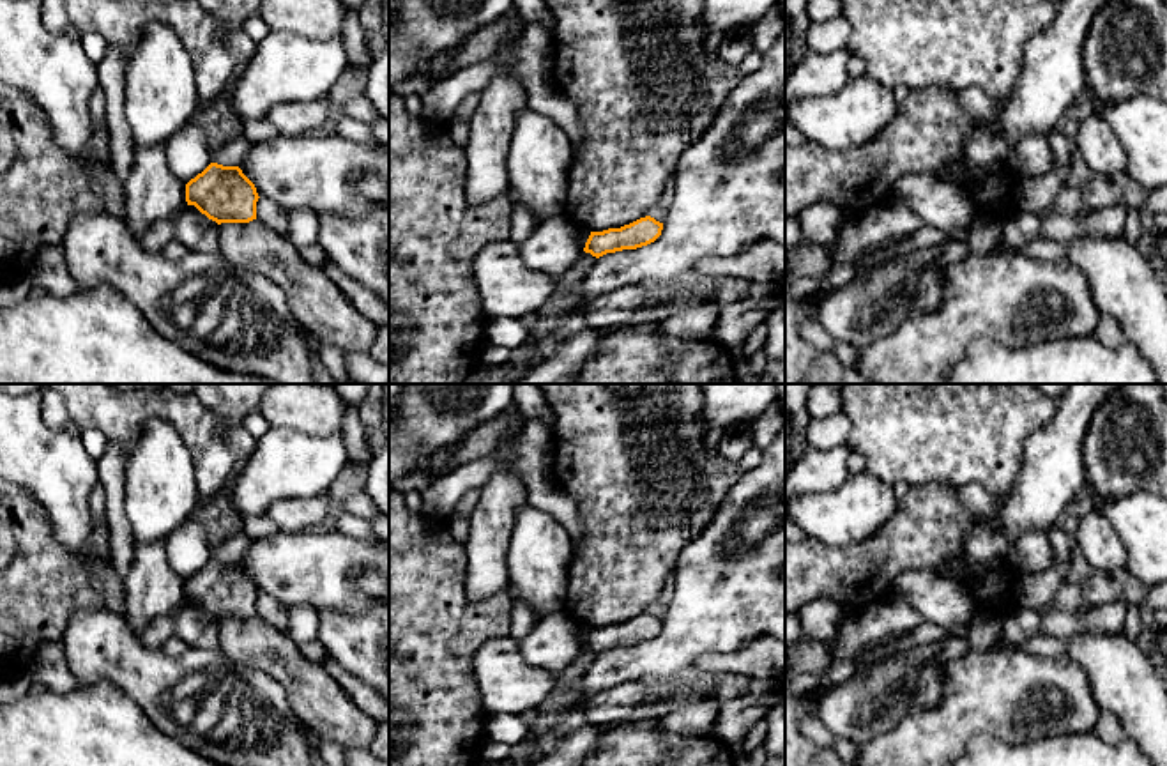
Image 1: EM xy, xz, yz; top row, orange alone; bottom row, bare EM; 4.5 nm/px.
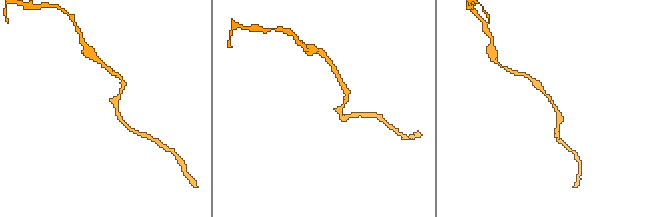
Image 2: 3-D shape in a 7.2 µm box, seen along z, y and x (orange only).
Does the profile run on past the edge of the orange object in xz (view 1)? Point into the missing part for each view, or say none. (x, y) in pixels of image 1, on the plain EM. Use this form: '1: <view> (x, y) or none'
1: none

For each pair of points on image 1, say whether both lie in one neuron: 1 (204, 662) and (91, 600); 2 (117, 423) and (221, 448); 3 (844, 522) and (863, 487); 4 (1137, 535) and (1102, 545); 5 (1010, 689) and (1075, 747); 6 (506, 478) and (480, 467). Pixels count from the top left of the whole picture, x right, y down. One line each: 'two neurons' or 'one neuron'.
1: two neurons
2: one neuron
3: one neuron
4: two neurons
5: two neurons
6: two neurons

